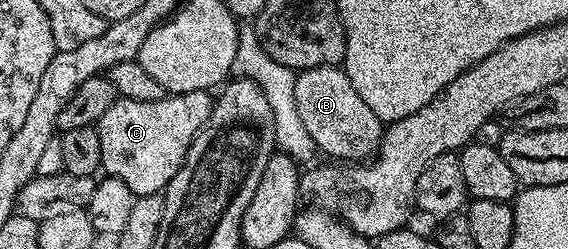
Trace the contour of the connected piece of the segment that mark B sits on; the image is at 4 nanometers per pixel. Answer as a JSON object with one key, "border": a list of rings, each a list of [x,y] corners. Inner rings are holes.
{"border":[[[340,66],[312,67],[300,72],[295,81],[295,104],[318,152],[326,151],[337,161],[368,161],[377,154],[383,134],[382,121],[371,113],[363,97],[355,93],[351,77]]]}

